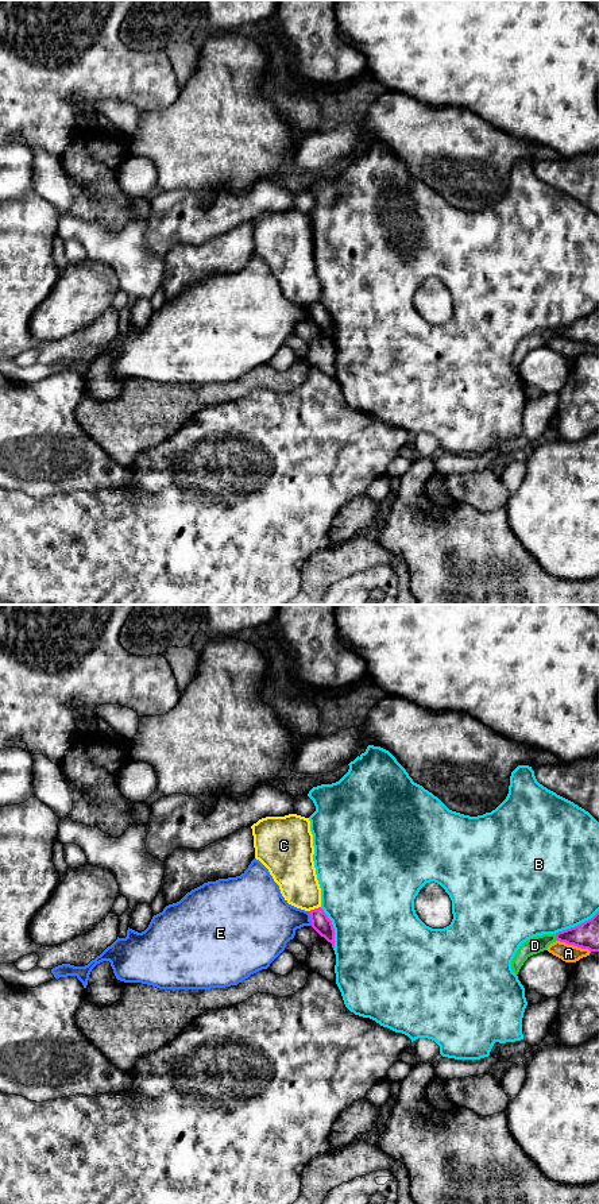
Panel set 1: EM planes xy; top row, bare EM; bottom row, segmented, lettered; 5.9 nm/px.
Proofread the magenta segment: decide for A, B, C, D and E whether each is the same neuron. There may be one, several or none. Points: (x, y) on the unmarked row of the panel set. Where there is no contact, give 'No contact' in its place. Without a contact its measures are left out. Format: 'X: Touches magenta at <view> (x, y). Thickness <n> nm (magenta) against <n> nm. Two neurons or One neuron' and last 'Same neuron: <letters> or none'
A: Touches magenta at xy (574, 340). Thickness 160 nm (magenta) against 110 nm. Two neurons
B: Touches magenta at xy (578, 320). Thickness 160 nm (magenta) against 500 nm. Two neurons
C: Touches magenta at xy (315, 304). Thickness 110 nm (magenta) against 240 nm. Two neurons
D: Touches magenta at xy (556, 332). Thickness 160 nm (magenta) against 100 nm. Two neurons
E: Touches magenta at xy (310, 313). Thickness 110 nm (magenta) against 320 nm. Two neurons
Same neuron: none

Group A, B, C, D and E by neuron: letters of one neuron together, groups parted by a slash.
A / B / C / D / E

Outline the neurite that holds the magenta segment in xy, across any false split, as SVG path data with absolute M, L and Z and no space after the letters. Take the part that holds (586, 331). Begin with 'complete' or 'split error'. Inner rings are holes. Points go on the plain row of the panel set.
complete | M599 306L591 314L556 328L556 335L590 347L599 347Z

